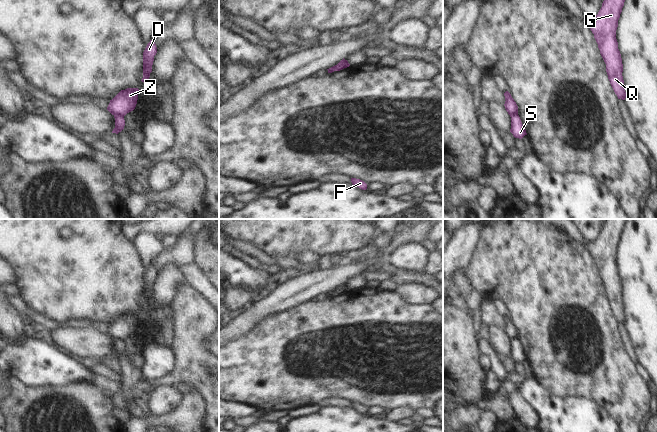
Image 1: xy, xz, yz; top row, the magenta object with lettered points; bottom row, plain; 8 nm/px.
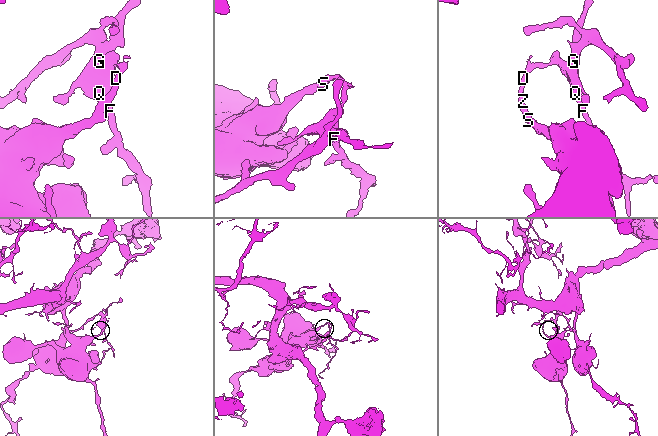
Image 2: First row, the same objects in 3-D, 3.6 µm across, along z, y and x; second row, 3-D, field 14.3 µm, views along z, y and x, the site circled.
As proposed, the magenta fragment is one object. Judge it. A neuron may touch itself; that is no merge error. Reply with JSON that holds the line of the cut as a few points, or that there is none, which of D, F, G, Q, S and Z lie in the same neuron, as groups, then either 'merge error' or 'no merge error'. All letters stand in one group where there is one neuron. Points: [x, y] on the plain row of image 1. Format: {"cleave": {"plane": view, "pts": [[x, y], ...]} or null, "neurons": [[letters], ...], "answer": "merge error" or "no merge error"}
{"cleave": {"plane": "xy", "pts": [[114, 338], [123, 341]]}, "neurons": [["D", "F", "G", "Q", "Z"], ["S"]], "answer": "merge error"}

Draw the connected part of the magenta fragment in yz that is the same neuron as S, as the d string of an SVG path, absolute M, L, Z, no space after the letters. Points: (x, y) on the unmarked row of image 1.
M518 338L510 339L511 341L511 353L510 356L513 358L515 362L522 363L525 359L527 359L524 350L522 349L521 343Z

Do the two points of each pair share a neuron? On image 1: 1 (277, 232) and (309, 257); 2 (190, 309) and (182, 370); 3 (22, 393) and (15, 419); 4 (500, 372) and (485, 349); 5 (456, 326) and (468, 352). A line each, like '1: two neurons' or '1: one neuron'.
1: two neurons
2: one neuron
3: one neuron
4: one neuron
5: one neuron

